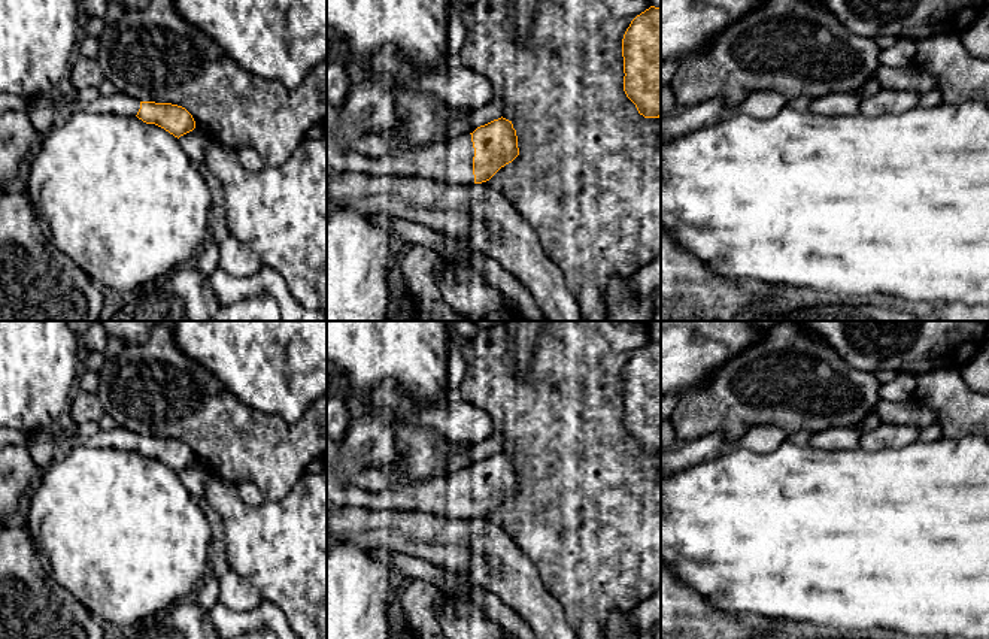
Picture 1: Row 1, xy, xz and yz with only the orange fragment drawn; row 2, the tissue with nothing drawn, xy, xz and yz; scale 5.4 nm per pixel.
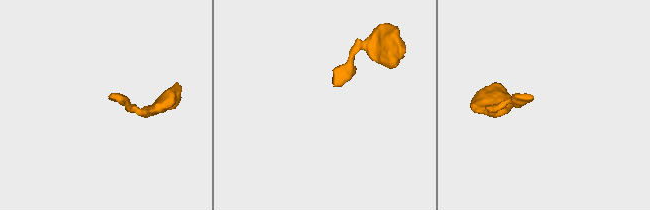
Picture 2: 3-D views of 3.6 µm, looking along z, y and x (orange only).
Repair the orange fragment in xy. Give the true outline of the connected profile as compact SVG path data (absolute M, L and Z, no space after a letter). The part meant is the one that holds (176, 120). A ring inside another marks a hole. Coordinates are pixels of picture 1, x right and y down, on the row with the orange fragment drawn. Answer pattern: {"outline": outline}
{"outline": "M124 93L109 97L100 96L97 100L85 105L79 100L54 102L49 97L46 100L61 115L84 109L92 113L137 116L146 124L155 124L164 128L178 139L195 128L195 121L185 107L172 103L139 102Z"}

